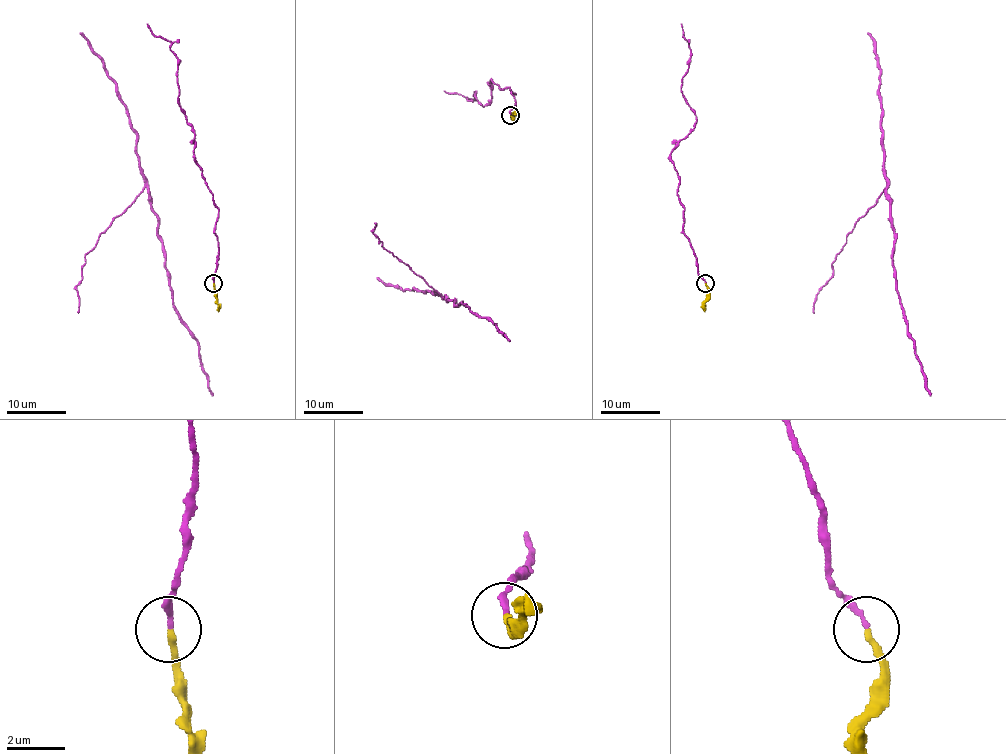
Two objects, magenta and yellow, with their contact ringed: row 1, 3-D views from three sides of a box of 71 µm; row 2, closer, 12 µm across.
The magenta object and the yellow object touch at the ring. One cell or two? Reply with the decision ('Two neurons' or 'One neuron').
Two neurons

